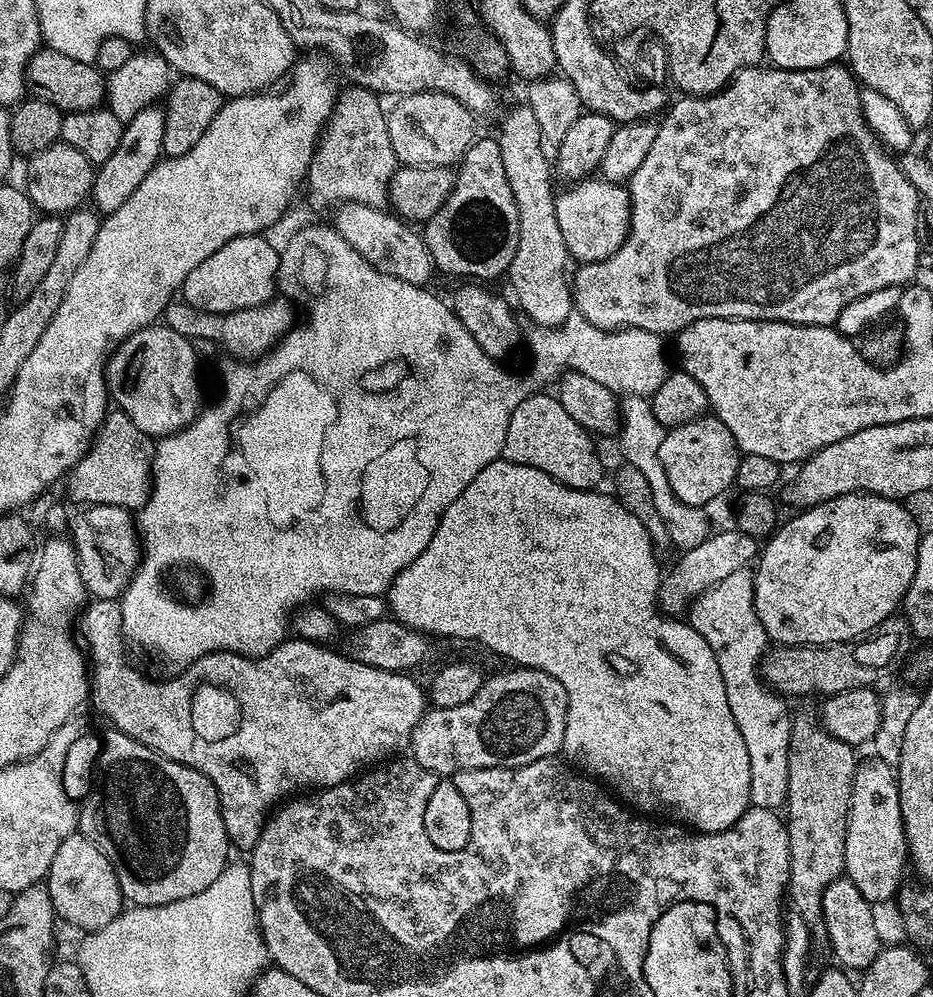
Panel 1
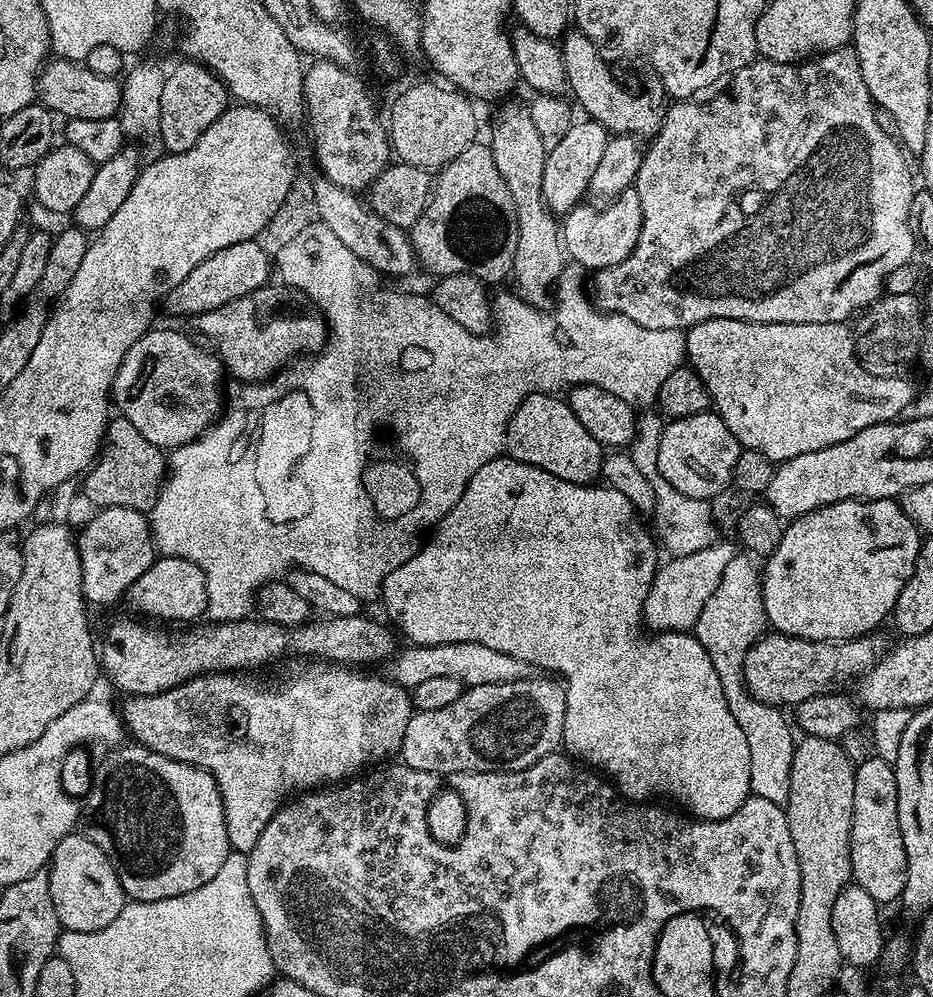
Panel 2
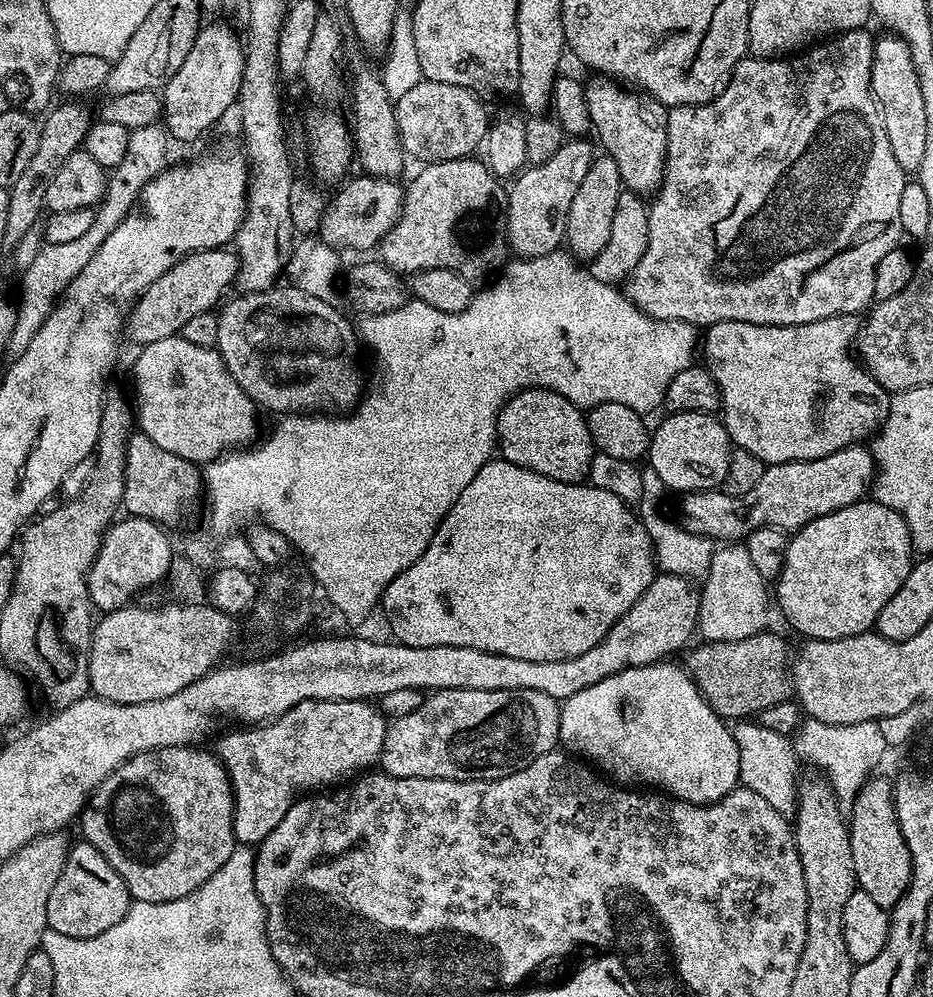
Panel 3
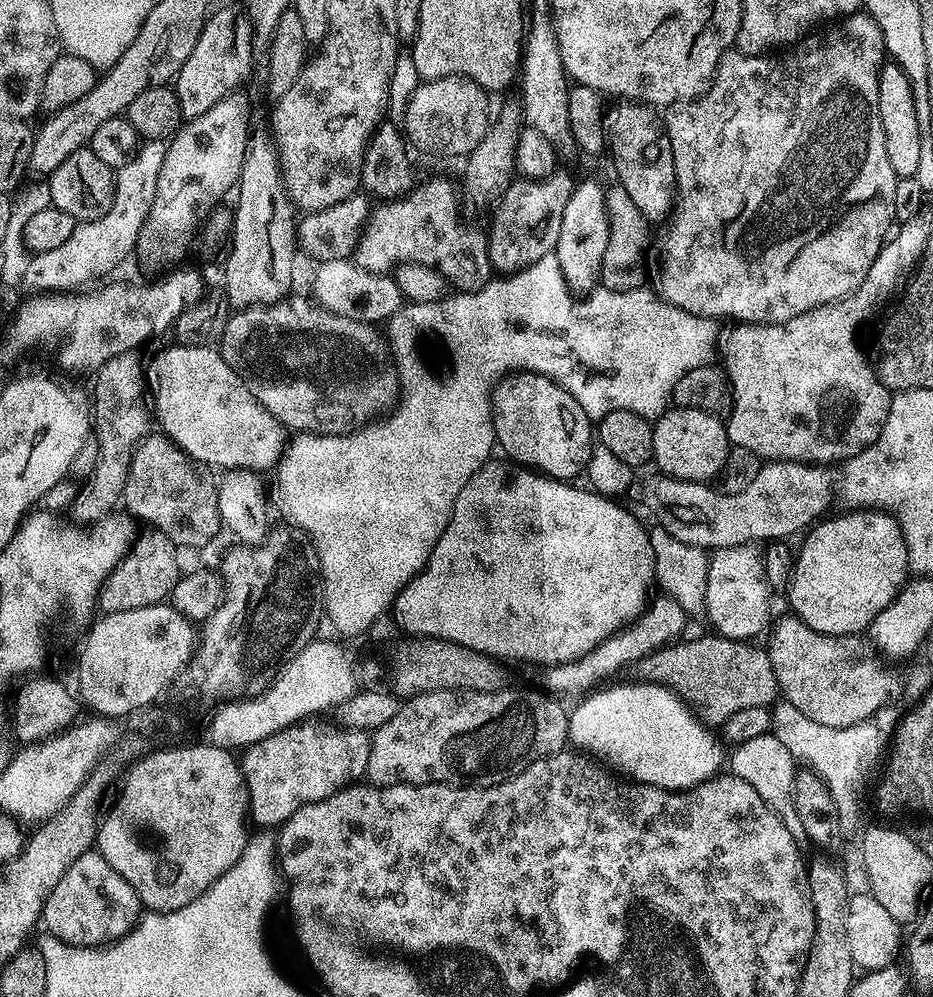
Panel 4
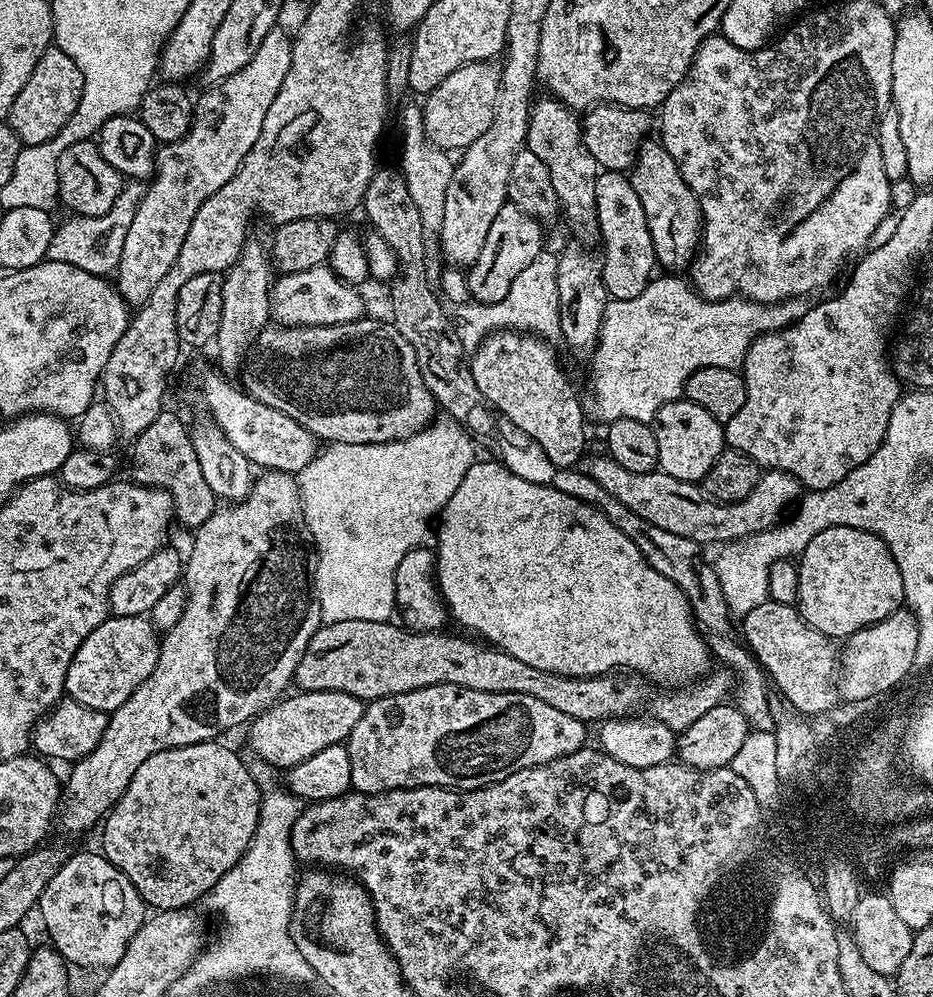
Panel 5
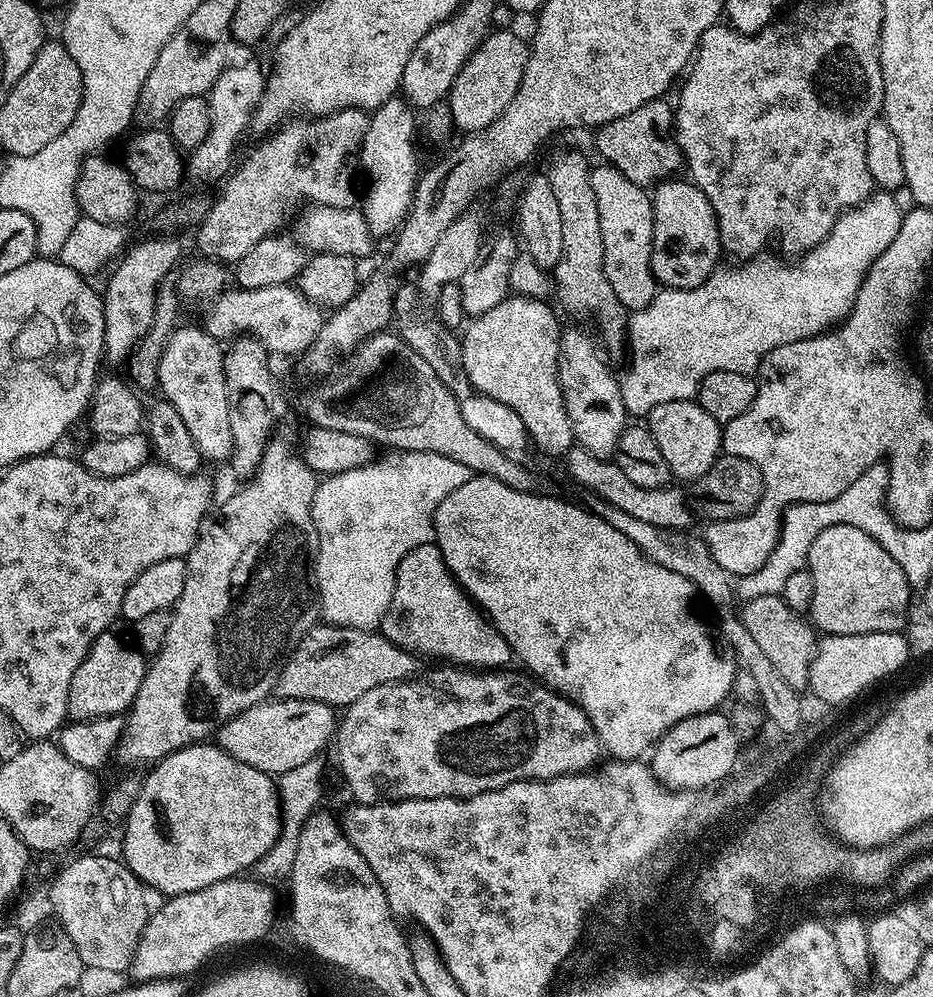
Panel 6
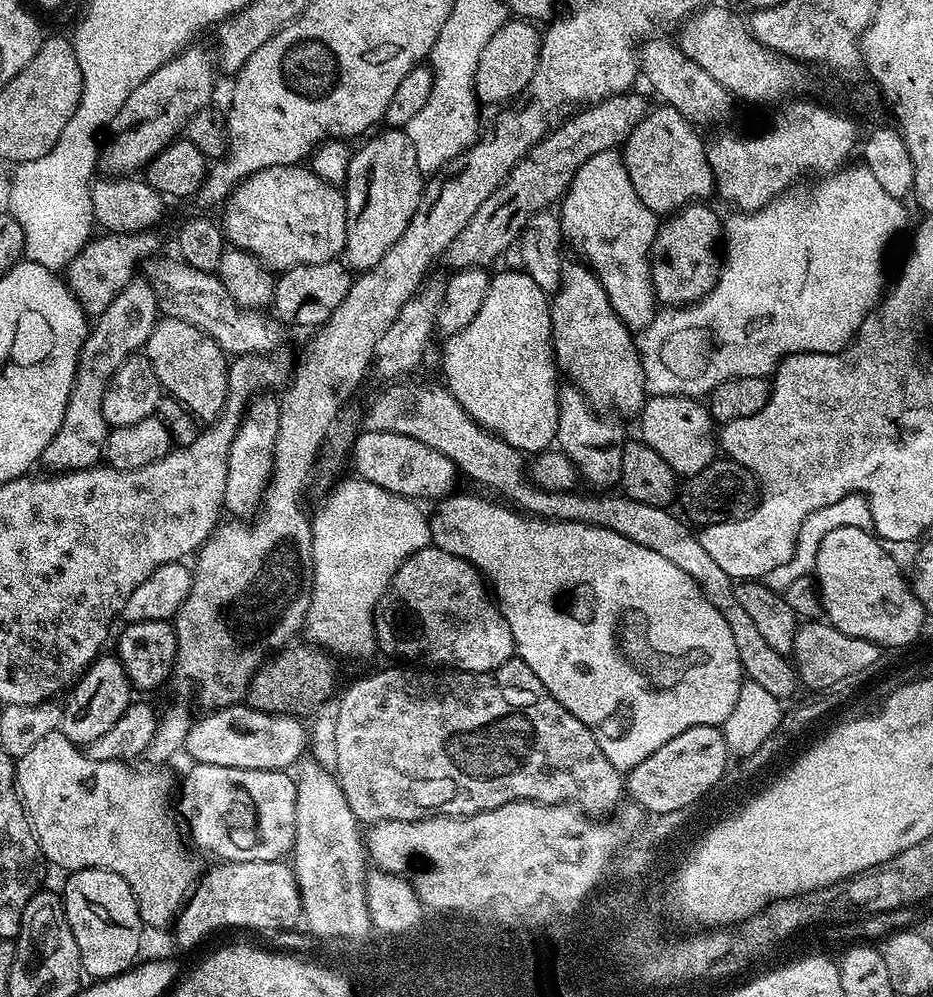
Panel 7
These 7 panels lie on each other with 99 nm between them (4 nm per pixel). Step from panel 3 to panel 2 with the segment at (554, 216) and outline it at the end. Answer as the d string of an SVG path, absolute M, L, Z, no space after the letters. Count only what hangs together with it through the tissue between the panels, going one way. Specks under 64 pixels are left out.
M577 119L570 126L570 130L566 130L558 146L547 149L544 158L542 170L544 206L560 218L589 195L590 178L594 178L594 170L599 165L602 153L606 150L606 142L610 139L608 129L603 128L597 120L583 119Z

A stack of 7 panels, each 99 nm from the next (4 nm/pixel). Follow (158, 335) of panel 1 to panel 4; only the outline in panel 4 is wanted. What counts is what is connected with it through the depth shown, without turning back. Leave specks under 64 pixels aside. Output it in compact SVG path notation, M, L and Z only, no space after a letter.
M177 342L172 346L162 349L146 368L147 379L156 380L154 420L160 423L159 431L169 436L191 460L201 466L219 470L247 468L257 474L264 474L267 468L268 471L275 469L286 447L284 425L274 418L274 414L270 414L270 410L266 410L266 406L262 406L262 402L258 402L258 398L254 398L254 394L250 394L248 383L220 357L215 347L188 346Z

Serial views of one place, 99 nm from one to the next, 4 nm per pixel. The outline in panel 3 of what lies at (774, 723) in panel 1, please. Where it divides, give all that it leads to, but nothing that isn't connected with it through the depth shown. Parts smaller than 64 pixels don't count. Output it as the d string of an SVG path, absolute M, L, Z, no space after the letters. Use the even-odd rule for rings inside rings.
M736 550L732 556L732 576L724 576L720 580L720 596L703 597L700 605L700 622L698 632L708 642L734 642L742 638L750 638L754 634L765 631L768 620L768 604L770 608L770 588L754 570L754 562L750 562L750 554ZM759 722L737 723L734 735L740 751L740 784L766 798L766 802L770 802L770 806L774 806L778 814L795 817L798 757L789 737Z

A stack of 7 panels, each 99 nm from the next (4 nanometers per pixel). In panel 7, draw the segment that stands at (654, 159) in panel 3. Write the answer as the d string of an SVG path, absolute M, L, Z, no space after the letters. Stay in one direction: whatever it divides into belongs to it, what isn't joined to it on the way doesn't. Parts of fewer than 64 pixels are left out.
M693 202L685 204L679 212L673 212L668 220L659 225L656 230L656 241L652 247L652 285L656 291L657 301L664 306L687 306L697 304L710 290L714 290L717 278L720 277L722 263L722 220L716 217L712 208L707 208L707 203Z

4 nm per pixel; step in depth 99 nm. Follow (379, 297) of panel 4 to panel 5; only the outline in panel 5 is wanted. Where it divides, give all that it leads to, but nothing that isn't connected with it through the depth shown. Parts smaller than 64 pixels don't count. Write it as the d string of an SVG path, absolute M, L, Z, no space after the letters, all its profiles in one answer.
M326 264L309 271L283 273L273 283L272 316L283 327L342 325L365 315L364 302L357 292L353 285L338 279Z

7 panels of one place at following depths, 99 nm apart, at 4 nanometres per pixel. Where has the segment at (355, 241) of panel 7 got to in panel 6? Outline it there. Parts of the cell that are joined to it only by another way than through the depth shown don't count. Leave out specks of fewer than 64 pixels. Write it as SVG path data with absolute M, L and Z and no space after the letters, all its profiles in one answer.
M397 94L390 97L382 106L371 109L364 141L360 147L360 164L362 172L368 175L368 193L362 196L362 211L366 224L369 226L373 237L391 237L404 222L412 207L412 195L416 192L416 181L418 179L418 168L416 172L416 148L412 143L416 140L416 116L411 104L404 99L403 95Z

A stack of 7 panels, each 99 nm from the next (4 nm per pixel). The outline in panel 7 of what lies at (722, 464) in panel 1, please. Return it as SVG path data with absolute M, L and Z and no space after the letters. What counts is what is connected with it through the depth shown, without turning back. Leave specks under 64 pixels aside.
M649 395L645 399L638 423L639 439L658 450L666 466L670 466L670 470L674 470L677 477L687 478L698 474L707 464L717 459L718 432L707 407L699 399L691 396Z

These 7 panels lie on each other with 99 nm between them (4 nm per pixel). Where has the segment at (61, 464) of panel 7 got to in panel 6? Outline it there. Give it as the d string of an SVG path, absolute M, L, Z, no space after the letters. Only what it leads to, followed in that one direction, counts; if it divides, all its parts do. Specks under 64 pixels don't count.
M156 234L153 240L140 240L132 249L119 257L116 269L108 280L108 285L102 288L104 301L104 355L103 359L112 364L127 361L136 351L140 339L150 330L154 322L156 309L156 290L165 283L168 271L176 264L180 256L180 244L168 234Z

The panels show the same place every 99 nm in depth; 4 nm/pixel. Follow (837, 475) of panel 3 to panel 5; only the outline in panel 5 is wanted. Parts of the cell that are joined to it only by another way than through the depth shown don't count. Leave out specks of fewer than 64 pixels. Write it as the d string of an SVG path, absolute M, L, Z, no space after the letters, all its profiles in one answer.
M607 454L590 456L587 457L587 460L589 459L586 465L587 474L607 493L622 502L623 506L640 514L646 522L653 523L654 526L673 534L690 538L701 546L707 544L723 546L774 527L785 519L786 513L802 495L800 481L795 480L791 474L768 470L761 475L754 490L746 494L746 498L733 504L720 504L704 495L693 481L670 478L670 474L659 470L634 474L634 470L626 470L626 466L618 466L618 462L614 462L612 456Z

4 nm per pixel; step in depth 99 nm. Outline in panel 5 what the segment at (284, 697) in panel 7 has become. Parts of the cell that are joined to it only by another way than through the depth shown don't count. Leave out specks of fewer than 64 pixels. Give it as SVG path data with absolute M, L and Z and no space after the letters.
M383 620L382 622L334 622L333 624L321 623L320 629L314 634L314 638L310 638L310 642L306 646L306 650L302 654L302 658L296 667L296 675L294 677L294 684L299 691L302 692L317 692L318 690L330 690L331 692L341 692L342 694L354 694L354 698L371 702L378 698L386 698L394 694L406 694L410 690L422 690L426 686L438 686L439 684L453 684L454 686L462 686L466 690L482 690L490 694L526 694L530 698L538 698L538 702L546 702L546 706L554 706L554 710L558 710L562 714L570 714L570 718L578 718L585 726L595 725L597 722L605 720L615 720L617 718L636 718L641 714L647 713L651 719L657 720L658 723L664 724L674 733L681 733L687 730L690 726L694 726L694 722L698 722L698 718L702 718L702 714L706 714L706 710L714 710L714 706L725 703L733 695L734 692L734 676L733 673L724 666L718 667L715 670L709 671L708 675L694 680L690 684L685 684L683 688L673 688L671 690L661 690L652 681L647 680L645 676L639 674L605 674L602 676L563 676L562 674L554 674L546 670L538 670L535 666L529 666L526 662L521 662L520 659L514 658L514 654L506 654L501 648L495 646L484 646L482 648L478 644L474 644L473 639L464 638L462 640L458 636L447 636L447 631L441 630L439 632L413 632L396 622L389 622Z

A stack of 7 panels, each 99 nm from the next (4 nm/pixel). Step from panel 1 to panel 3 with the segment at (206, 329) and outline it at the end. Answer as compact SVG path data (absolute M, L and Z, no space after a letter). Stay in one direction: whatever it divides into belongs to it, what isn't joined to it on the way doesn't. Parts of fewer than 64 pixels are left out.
M303 286L280 287L236 294L219 309L215 347L230 374L257 406L269 408L275 414L344 414L355 409L366 387L364 372L360 369L362 341L354 324L335 308L332 300L318 298Z

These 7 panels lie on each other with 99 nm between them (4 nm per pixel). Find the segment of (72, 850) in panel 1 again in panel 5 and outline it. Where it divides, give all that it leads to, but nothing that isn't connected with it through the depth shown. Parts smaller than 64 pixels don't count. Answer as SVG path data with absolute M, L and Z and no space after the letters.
M99 851L80 852L69 855L67 862L58 870L49 885L42 891L38 903L38 913L44 928L48 931L51 947L55 948L69 965L77 964L80 968L101 968L107 970L120 961L126 954L126 946L130 946L130 938L138 934L146 919L146 905L138 890Z

